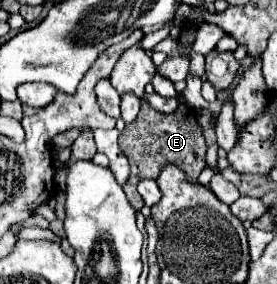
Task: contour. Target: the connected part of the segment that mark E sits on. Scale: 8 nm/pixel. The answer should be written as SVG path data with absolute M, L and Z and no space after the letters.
M142 98L140 114L132 124L128 124L120 132L118 146L130 160L130 178L128 178L128 184L124 186L124 192L134 210L140 210L144 206L144 202L136 190L138 182L144 178L152 178L152 180L158 178L162 166L166 166L166 164L180 166L180 170L186 174L186 178L192 184L196 182L198 174L206 168L206 162L204 162L206 142L204 142L202 126L198 124L196 114L186 106L180 106L172 114L160 114L160 112L152 110L152 106L148 106L148 102L144 102L144 98Z

